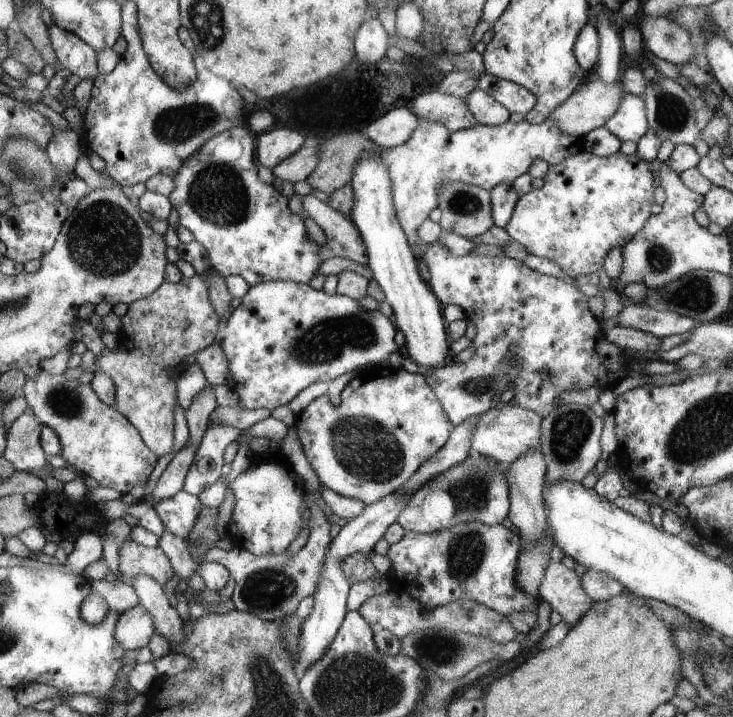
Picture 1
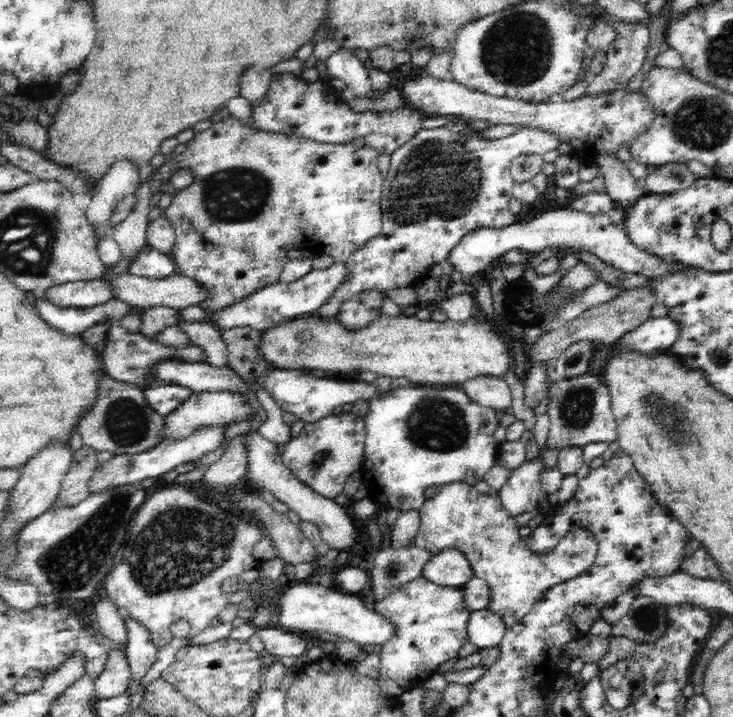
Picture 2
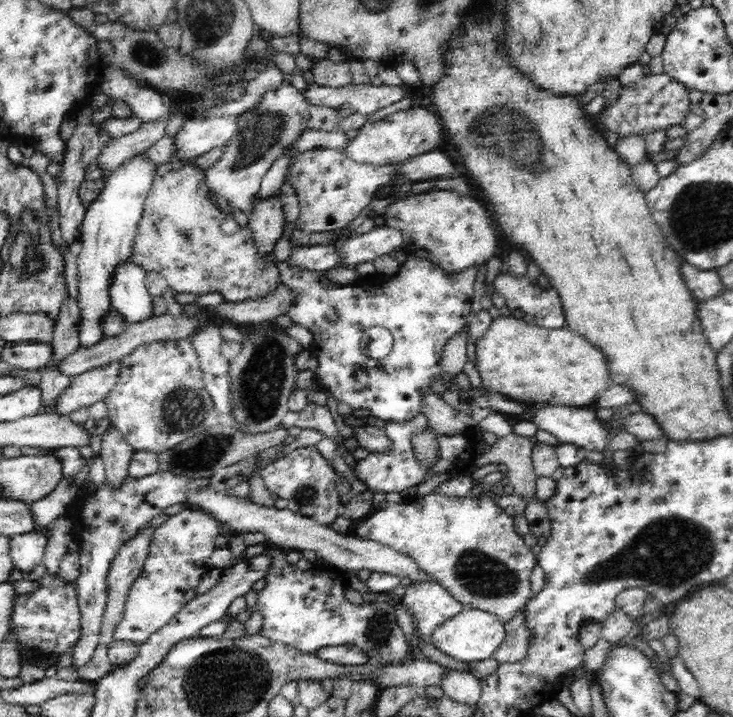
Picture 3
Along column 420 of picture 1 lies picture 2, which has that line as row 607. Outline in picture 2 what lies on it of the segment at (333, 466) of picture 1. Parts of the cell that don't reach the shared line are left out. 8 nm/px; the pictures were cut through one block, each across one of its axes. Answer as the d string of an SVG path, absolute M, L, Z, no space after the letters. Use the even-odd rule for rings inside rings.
M420 576L392 594L386 594L372 608L394 623L394 634L378 649L380 675L389 682L396 682L404 691L423 686L433 674L455 661L460 648L469 642L466 625L471 612L464 606L460 586L438 586Z

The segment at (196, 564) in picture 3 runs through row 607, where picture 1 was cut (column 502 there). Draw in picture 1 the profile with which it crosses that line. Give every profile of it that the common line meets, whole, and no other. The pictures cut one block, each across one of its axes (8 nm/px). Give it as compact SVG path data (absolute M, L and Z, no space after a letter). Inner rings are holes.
M551 116L540 124L531 123L525 119L519 122L508 120L498 126L477 124L474 128L459 131L448 130L444 123L428 122L428 120L419 118L418 126L412 132L412 136L400 146L381 149L380 158L389 167L395 182L394 202L396 210L399 211L399 222L414 246L419 238L418 226L428 219L428 214L434 208L439 206L439 190L442 186L446 186L450 182L464 182L464 184L480 186L480 188L490 191L494 186L504 184L504 182L512 183L515 178L528 172L532 162L538 158L546 160L549 166L552 166L566 160L581 149L582 138L574 136L574 134L570 134L570 136L564 134L564 131L556 126L556 122L552 120Z

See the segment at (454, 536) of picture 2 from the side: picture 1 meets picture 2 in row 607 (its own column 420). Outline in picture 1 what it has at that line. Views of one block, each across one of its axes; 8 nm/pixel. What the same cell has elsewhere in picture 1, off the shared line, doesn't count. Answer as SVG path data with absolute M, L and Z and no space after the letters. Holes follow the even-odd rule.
M471 454L460 464L423 484L397 518L405 531L432 534L464 522L482 522L490 526L502 524L511 510L508 481L504 478L503 464L482 455Z

